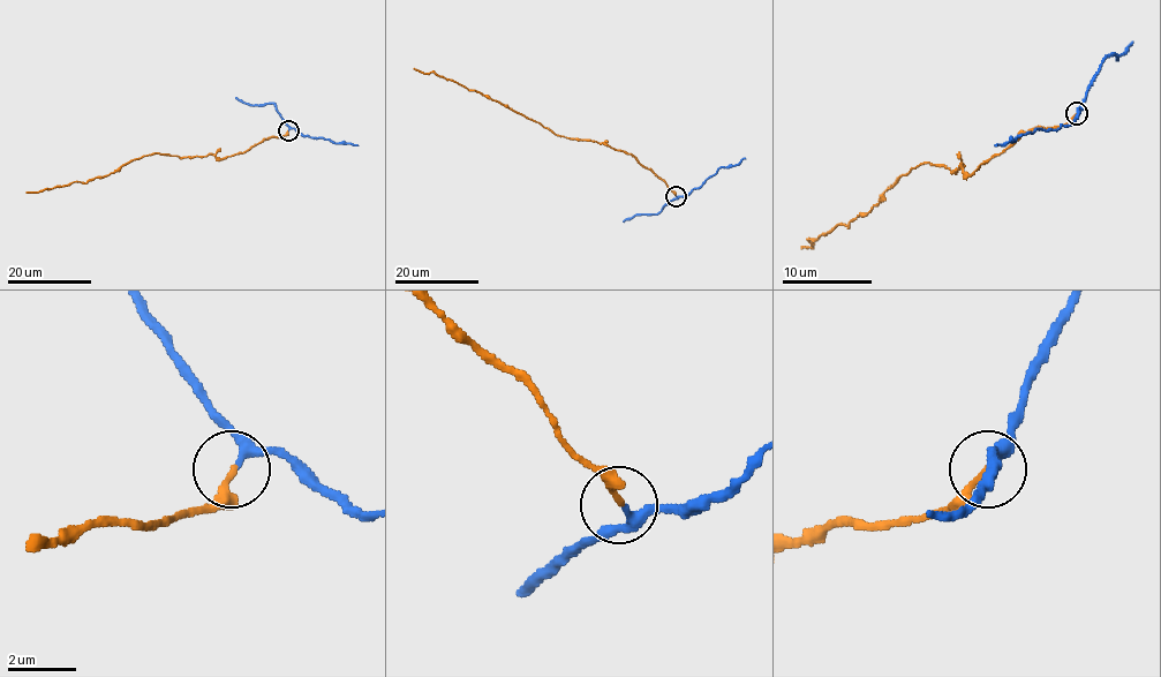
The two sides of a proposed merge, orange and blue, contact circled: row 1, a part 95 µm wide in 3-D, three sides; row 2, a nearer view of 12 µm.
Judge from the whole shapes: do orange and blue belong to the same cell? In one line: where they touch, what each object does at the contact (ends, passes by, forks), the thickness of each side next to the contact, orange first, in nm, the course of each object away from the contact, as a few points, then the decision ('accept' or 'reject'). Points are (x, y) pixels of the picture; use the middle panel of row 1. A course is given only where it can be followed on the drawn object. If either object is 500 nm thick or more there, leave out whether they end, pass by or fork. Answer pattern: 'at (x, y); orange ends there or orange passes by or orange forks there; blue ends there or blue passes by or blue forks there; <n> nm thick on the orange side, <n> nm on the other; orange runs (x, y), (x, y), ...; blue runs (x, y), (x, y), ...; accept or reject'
at (676, 196); orange ends there; blue passes by; 190 nm thick on the orange side, 220 nm on the other; orange runs (675, 195), (631, 153), (598, 142), (555, 134), (434, 72), (423, 74), (414, 68); blue runs (676, 195), (683, 196), (698, 188), (721, 167), (734, 166), (746, 159); accept

